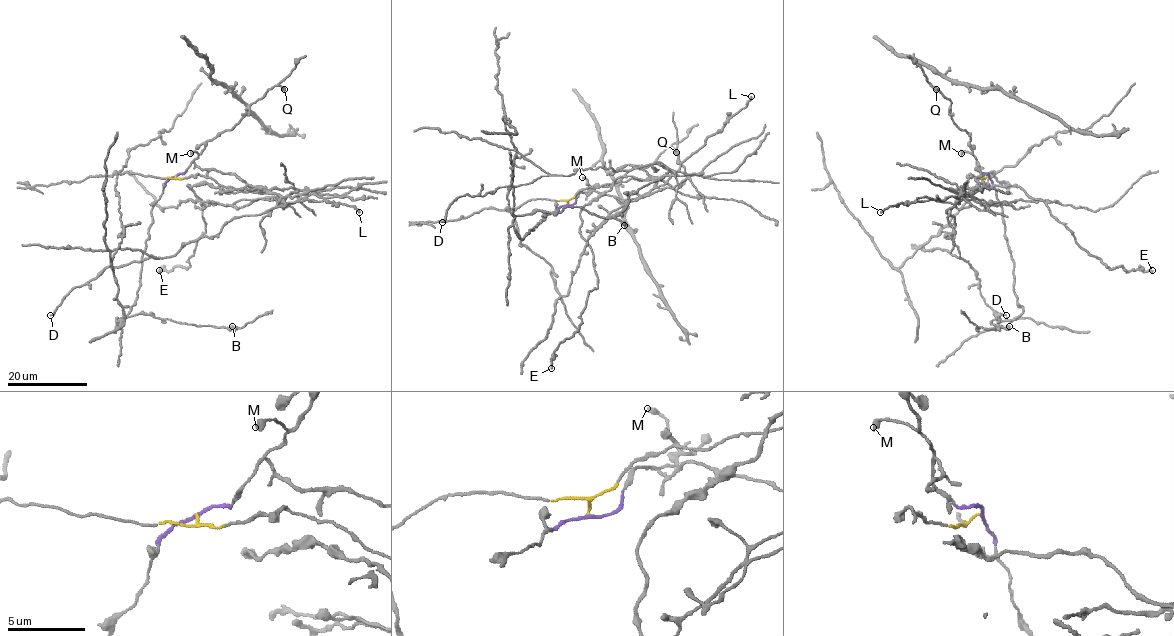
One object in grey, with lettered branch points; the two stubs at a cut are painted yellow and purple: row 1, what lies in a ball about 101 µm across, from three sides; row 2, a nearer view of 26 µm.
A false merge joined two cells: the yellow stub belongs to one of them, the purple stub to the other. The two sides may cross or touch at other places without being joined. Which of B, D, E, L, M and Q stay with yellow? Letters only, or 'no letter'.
D, E, L

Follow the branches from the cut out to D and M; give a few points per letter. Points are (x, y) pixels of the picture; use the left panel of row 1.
D: (175, 175), (280, 200), (169, 257), (107, 267), (50, 315)
M: (175, 175), (184, 173), (197, 156), (196, 151), (191, 153)

